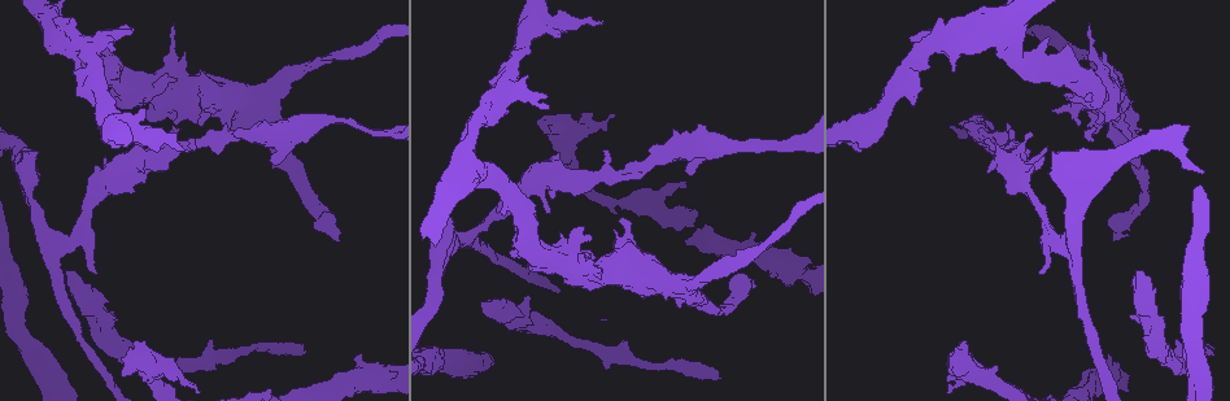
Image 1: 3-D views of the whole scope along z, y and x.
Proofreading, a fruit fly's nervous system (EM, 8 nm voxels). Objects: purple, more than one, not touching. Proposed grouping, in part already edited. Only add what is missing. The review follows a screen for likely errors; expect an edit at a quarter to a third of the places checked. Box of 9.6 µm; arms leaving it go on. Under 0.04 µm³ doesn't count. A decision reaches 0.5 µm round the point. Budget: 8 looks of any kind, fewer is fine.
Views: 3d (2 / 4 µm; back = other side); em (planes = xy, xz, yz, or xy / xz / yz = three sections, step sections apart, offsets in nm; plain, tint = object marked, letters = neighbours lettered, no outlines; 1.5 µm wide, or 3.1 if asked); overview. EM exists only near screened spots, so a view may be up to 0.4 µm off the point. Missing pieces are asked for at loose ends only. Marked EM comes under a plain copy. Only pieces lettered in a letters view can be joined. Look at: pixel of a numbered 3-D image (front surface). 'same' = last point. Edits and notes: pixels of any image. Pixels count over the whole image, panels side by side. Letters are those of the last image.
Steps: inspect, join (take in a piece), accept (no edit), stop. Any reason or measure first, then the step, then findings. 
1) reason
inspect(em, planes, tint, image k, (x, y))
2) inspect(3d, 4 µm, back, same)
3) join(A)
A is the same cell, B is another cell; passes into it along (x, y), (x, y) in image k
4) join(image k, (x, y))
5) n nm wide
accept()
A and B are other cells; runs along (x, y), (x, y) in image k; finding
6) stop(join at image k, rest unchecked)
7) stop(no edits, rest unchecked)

free end
inspect(3d, 2 µm, image 1, (134, 29))

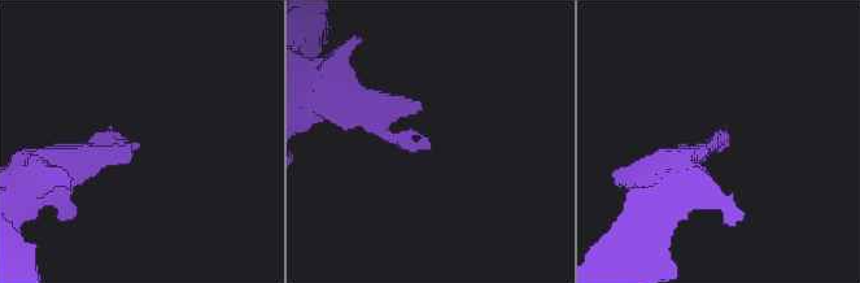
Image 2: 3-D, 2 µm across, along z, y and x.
inspect(em, planes, letters, image 2, (428, 148))

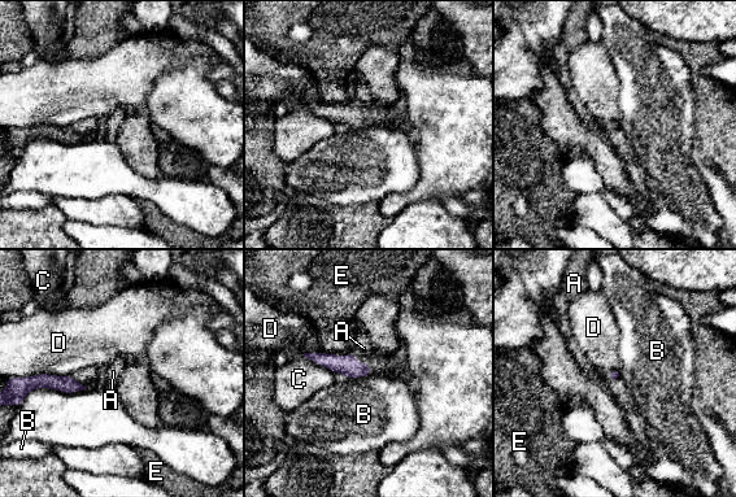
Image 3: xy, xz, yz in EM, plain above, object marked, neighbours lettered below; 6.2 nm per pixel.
C touches over 240 nm
accept()
A, B, C, D and E are other cells; runs along (310, 356), (368, 371) in image 3; none of them fits

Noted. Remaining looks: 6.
thick end
inspect(em, xy, step 4, letters, image 1, (1053, 151))

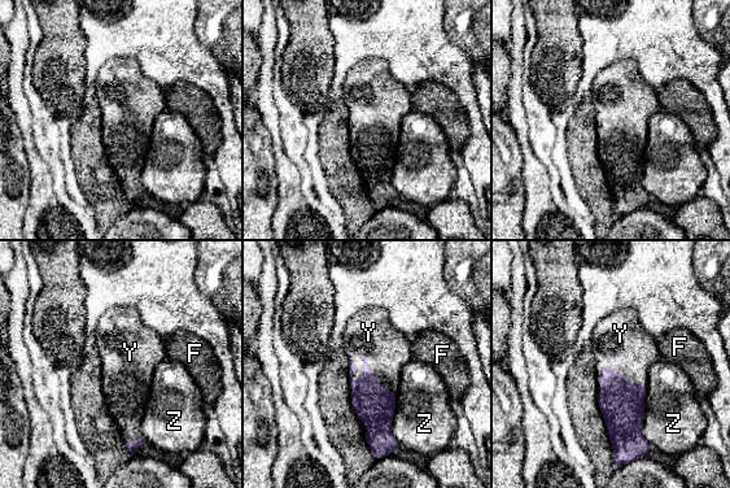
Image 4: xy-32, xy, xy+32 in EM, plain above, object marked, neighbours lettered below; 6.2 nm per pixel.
join(Y)
Y is the same cell, F and Z are other cells; passes into it along (380, 413), (375, 375), (388, 351) in image 4; the neuron continues

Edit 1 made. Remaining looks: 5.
inspect(overview)

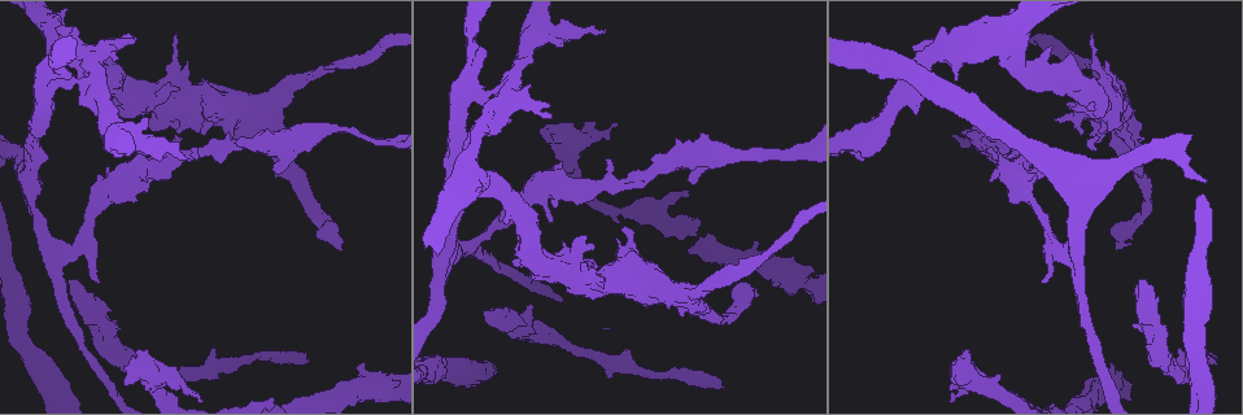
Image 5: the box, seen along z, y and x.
branch stops here
inspect(em, planes, tint, image 5, (1141, 282))

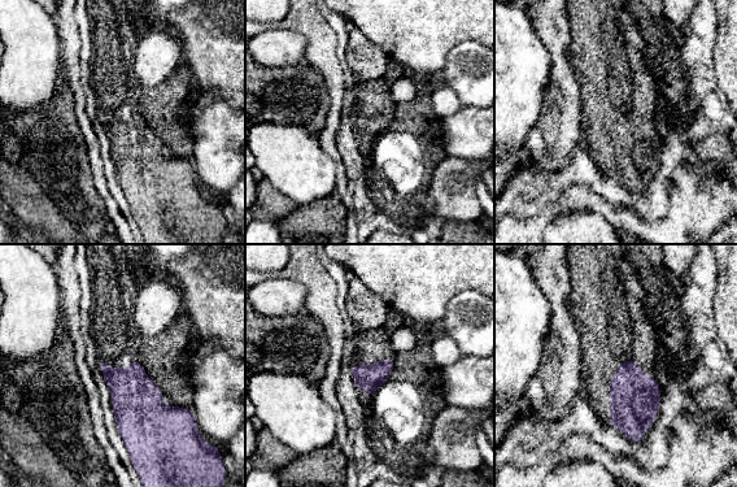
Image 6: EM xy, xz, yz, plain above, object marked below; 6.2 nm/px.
what lies round it
inspect(em, planes, letters, same)

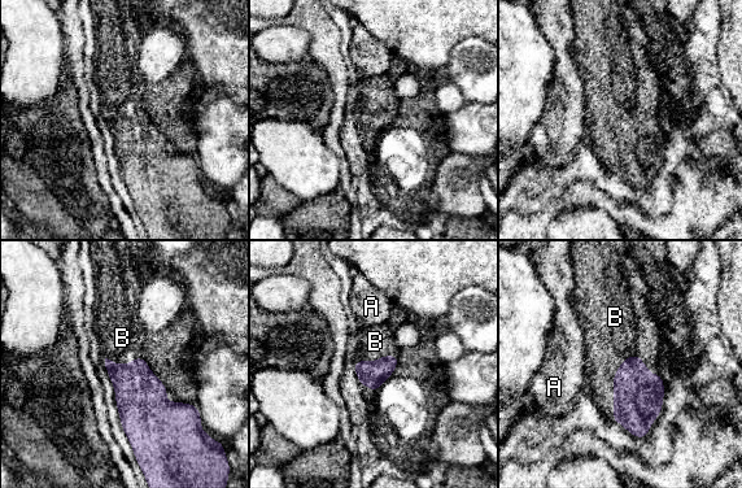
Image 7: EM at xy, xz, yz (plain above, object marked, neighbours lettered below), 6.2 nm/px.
B touches over 440 nm
join(B)
B is the same cell, A is another cell; the neuron continues

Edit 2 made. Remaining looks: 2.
stop(join at image 4, join at image 7, rest unchecked)

